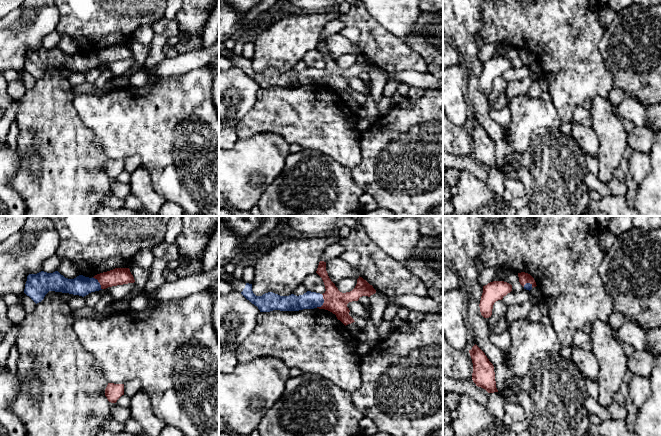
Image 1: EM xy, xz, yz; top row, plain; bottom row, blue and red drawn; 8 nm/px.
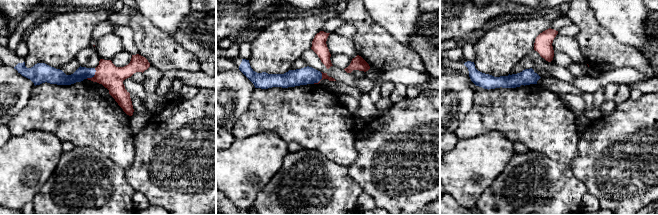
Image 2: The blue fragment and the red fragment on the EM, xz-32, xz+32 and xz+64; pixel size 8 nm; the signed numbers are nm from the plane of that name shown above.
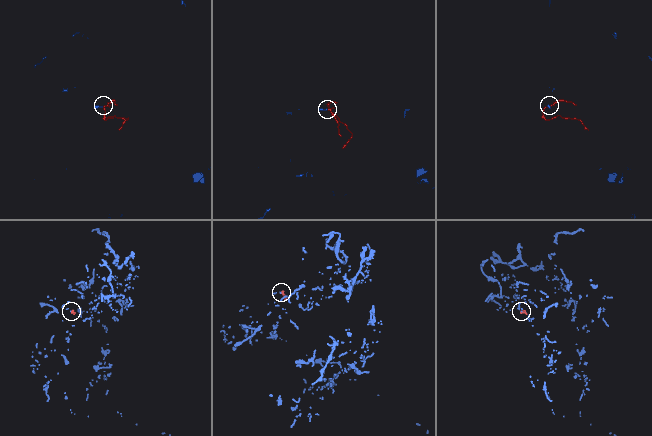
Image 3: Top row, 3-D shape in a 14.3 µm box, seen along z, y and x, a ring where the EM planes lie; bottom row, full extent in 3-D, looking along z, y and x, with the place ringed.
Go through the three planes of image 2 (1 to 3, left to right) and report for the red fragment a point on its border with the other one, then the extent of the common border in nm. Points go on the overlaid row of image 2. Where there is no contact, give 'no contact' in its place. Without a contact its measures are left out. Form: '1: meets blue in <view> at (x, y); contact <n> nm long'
1: meets blue in xz-32 at (93, 75); contact 120 nm long
2: meets blue in xz+32 at (320, 79); contact 120 nm long
3: no contact

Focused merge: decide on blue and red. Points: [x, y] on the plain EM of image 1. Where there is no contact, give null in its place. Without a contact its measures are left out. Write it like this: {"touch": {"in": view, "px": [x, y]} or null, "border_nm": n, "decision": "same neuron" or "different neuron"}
{"touch": {"in": "xz", "px": [323, 78]}, "border_nm": 120, "decision": "same neuron"}

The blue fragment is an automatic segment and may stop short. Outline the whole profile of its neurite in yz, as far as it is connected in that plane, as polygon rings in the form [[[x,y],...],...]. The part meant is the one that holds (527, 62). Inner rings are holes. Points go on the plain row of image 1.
[[[525,48],[518,49],[519,58],[526,66],[531,66],[533,63],[536,63],[536,58],[534,54]]]

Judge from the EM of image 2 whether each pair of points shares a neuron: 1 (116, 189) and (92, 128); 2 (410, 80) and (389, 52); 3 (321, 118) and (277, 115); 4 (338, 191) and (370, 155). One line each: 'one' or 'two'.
1: two
2: two
3: one
4: two

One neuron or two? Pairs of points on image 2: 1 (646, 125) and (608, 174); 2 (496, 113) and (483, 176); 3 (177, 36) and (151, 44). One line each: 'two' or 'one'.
1: one
2: two
3: two

